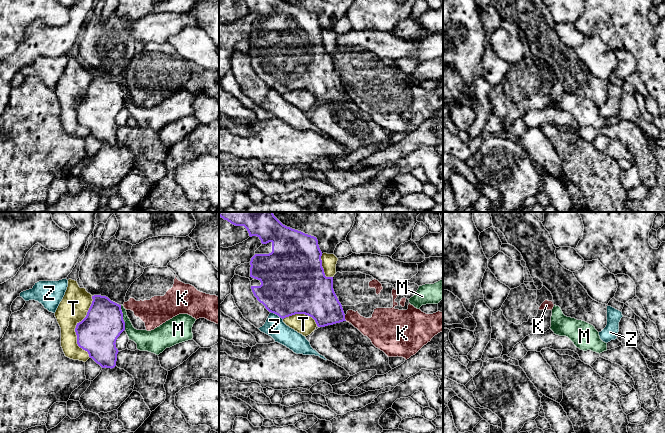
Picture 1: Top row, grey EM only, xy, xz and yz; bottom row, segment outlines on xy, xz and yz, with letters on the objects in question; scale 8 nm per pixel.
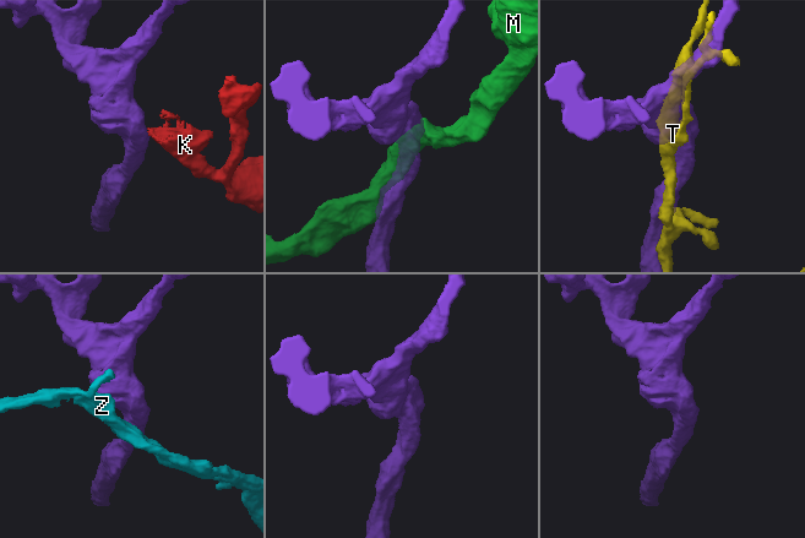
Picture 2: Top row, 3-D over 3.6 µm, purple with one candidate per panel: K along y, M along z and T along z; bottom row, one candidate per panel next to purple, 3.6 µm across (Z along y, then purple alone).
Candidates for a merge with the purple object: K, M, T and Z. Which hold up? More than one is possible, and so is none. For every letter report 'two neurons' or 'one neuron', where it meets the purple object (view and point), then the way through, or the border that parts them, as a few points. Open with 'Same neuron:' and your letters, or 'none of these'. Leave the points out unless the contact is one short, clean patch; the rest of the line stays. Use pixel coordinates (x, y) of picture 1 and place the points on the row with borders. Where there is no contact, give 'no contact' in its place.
Same neuron: none of these
K: two neurons; contact xz (344, 318); border xz (344, 315), (346, 320)
M: two neurons; contact xy (122, 317)
T: two neurons; contact xy (75, 328)
Z: two neurons; contact xz (276, 314); border xz (270, 311), (282, 319)

